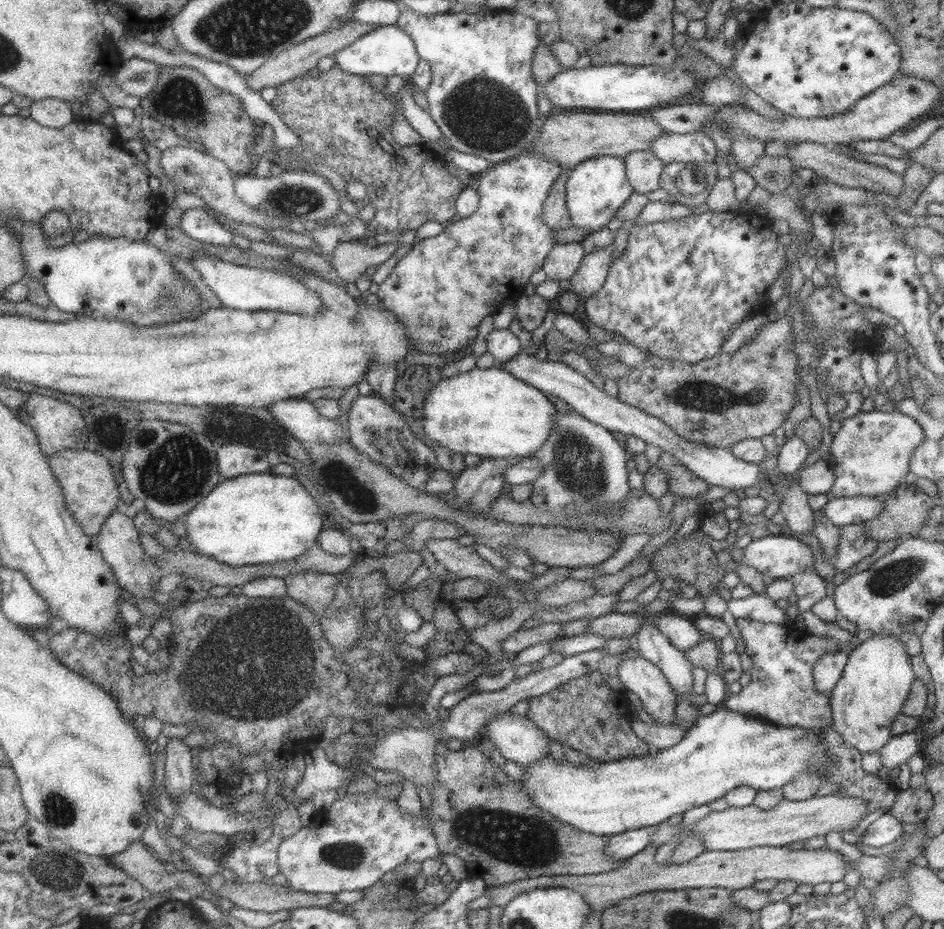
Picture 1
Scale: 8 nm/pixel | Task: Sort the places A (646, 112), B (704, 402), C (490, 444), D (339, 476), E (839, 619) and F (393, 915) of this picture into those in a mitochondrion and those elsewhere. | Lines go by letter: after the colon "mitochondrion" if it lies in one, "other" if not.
A: other
B: mitochondrion
C: other
D: mitochondrion
E: other
F: other

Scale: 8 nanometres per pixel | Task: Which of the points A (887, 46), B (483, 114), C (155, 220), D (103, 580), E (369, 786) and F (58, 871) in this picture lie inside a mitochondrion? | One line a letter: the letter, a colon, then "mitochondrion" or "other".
A: other
B: mitochondrion
C: other
D: other
E: other
F: mitochondrion

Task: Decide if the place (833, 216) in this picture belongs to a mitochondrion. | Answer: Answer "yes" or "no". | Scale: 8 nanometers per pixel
no

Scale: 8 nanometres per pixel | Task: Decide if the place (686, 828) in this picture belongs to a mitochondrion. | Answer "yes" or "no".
no

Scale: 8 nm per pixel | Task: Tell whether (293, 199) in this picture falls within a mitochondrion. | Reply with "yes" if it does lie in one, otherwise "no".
yes

